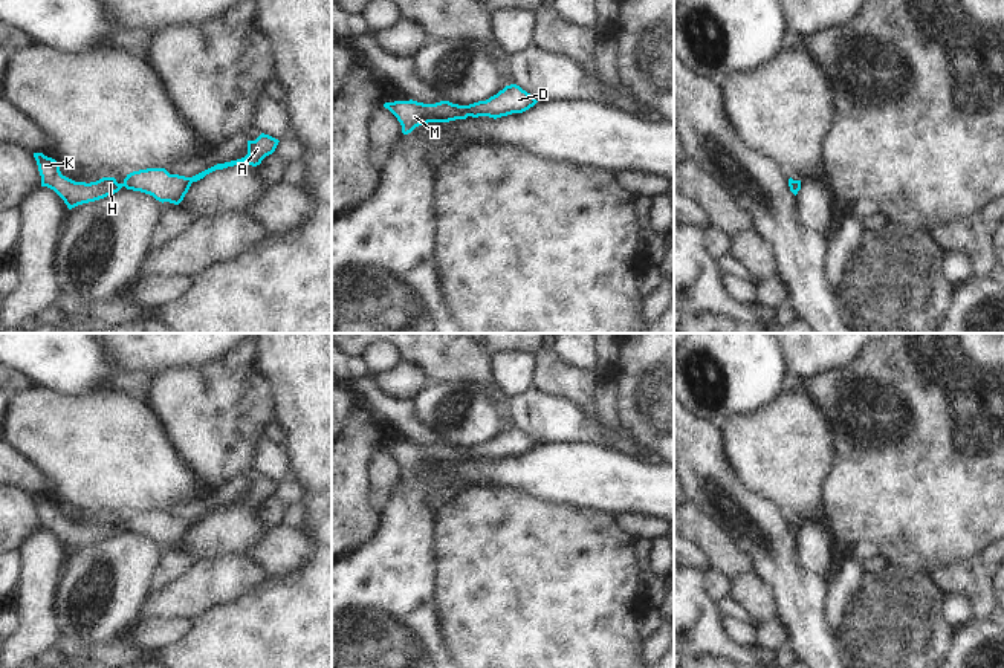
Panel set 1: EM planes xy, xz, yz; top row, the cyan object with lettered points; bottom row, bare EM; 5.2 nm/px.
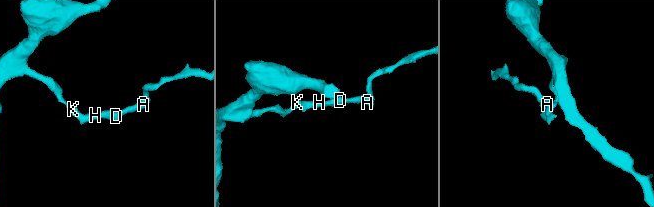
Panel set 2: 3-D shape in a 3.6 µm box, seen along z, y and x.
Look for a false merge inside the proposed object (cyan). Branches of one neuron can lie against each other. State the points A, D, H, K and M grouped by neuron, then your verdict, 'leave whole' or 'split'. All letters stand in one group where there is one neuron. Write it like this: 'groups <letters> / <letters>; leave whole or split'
groups A D H K M; leave whole

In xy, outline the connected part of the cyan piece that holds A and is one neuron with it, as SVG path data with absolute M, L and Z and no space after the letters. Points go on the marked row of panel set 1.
M261 133L255 141L248 141L248 154L245 157L217 164L193 177L170 174L165 168L147 168L127 174L122 183L118 183L115 177L102 177L90 183L75 182L61 174L60 164L55 159L43 153L34 153L34 157L41 176L41 186L53 190L69 209L115 194L122 186L150 194L162 203L170 202L179 205L193 182L203 179L215 170L223 170L237 164L257 167L266 156L275 151L278 142L278 139Z

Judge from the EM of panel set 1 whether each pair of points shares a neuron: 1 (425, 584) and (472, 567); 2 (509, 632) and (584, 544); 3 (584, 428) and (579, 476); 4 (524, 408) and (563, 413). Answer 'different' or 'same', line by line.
1: different
2: same
3: different
4: same

